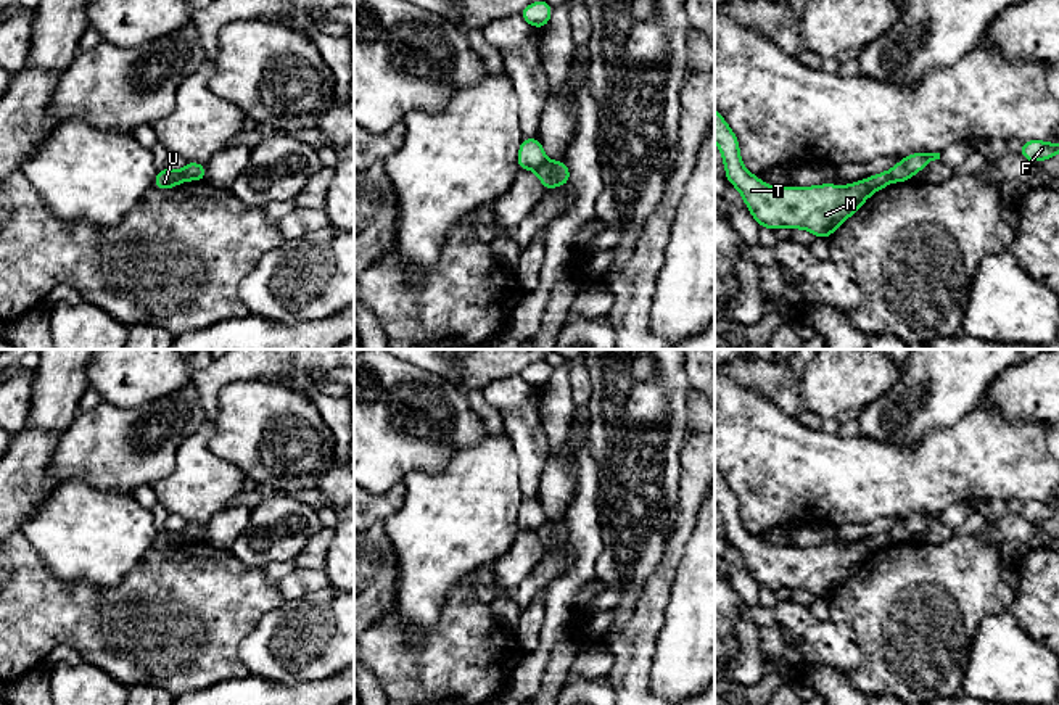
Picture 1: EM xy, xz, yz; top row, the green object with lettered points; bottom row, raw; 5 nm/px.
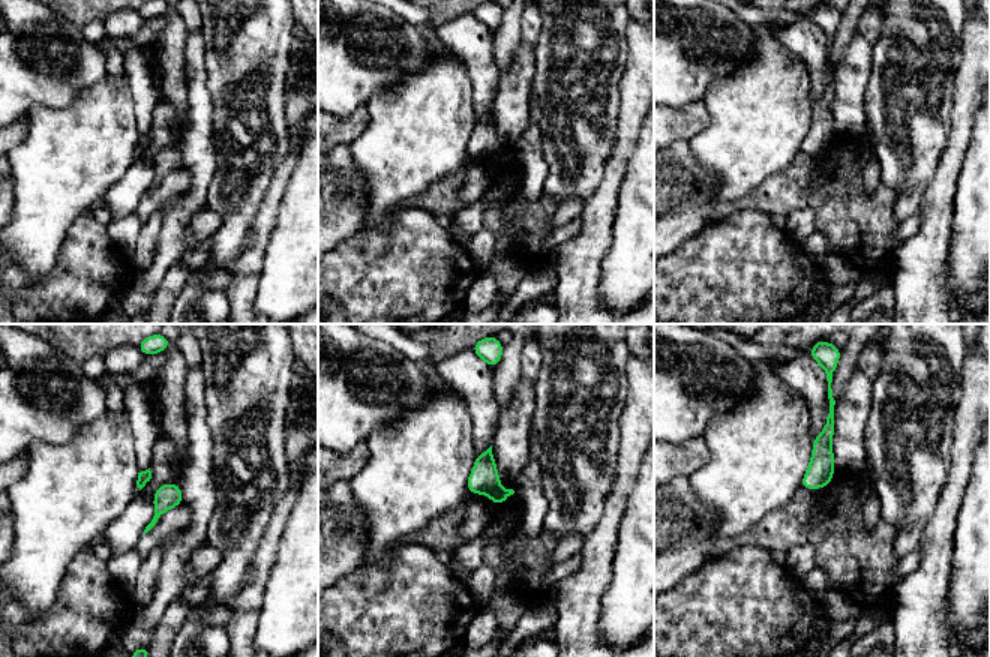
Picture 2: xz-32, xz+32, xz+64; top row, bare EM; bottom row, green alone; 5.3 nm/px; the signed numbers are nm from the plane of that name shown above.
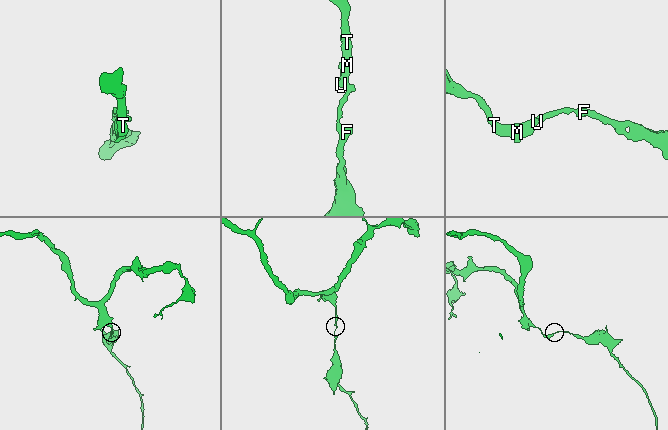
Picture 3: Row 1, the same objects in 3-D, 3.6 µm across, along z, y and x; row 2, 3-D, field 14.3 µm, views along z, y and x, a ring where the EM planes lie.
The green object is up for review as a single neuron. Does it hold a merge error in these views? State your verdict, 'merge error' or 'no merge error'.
merge error

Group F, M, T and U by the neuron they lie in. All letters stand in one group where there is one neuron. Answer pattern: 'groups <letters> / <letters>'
groups F / M T U

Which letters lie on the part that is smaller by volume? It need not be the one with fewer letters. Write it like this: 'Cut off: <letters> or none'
Cut off: F

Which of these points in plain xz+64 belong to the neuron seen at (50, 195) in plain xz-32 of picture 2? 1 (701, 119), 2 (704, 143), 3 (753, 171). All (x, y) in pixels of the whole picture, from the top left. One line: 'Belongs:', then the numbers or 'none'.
Belongs: 2, 3

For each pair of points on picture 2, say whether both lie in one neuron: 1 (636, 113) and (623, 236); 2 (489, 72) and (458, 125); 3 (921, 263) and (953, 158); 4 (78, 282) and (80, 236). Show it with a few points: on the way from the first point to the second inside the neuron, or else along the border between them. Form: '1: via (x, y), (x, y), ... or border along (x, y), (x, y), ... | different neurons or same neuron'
1: border along (638, 137), (620, 188) | different neurons
2: border along (465, 68), (471, 86), (471, 105), (477, 119) | different neurons
3: via (933, 237), (936, 204), (944, 183) | same neuron
4: via (80, 270), (80, 248) | same neuron

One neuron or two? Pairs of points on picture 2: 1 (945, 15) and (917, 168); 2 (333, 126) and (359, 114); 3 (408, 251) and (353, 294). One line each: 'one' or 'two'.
1: one
2: one
3: one

